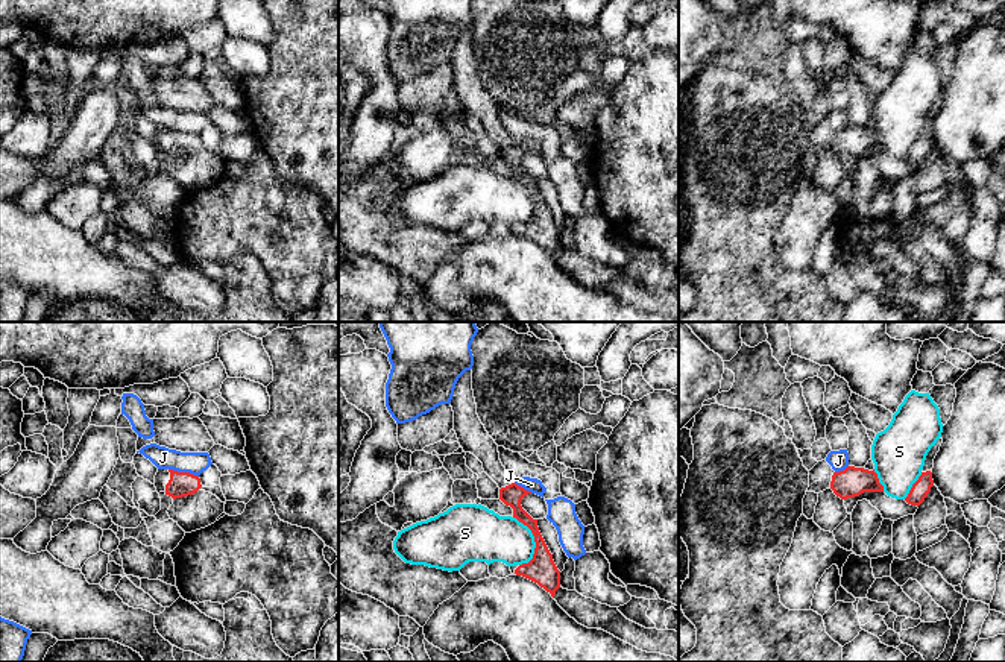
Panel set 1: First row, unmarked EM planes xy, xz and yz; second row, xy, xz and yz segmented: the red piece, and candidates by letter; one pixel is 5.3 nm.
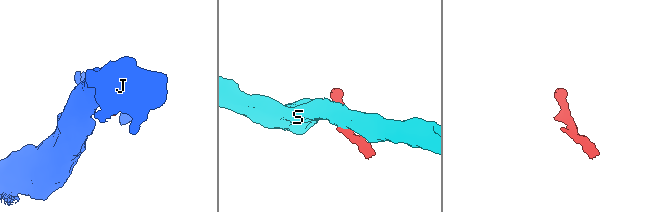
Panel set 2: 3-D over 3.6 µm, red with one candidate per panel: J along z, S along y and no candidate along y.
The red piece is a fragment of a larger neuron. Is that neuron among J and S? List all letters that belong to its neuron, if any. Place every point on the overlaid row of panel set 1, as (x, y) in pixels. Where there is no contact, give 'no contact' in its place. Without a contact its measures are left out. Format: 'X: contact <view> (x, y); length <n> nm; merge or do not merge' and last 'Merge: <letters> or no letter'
J: contact xy (184, 472); length 170 nm; do not merge
S: contact xz (535, 541); length 260 nm; do not merge
Merge: no letter

